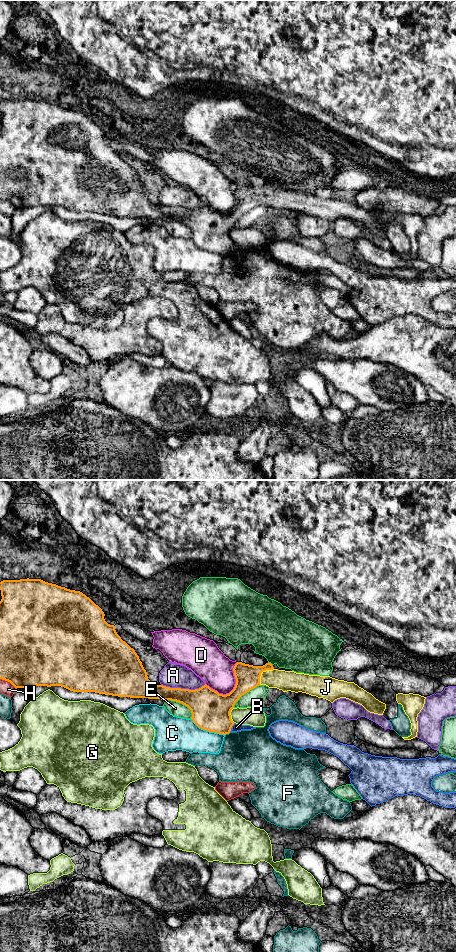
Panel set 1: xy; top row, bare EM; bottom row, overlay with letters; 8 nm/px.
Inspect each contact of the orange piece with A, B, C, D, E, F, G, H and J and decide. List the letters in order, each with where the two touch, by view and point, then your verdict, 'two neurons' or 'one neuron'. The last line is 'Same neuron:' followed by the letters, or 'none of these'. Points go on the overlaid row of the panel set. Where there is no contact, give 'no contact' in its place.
A: xy (183, 689) | two neurons
B: xy (231, 727) | two neurons
C: xy (207, 730) | two neurons
D: xy (233, 689) | two neurons
E: xy (183, 704) | two neurons
F: xy (227, 733) | two neurons
G: xy (230, 715) | two neurons
H: xy (8, 681) | two neurons
J: xy (261, 672) | one neuron
Same neuron: J

